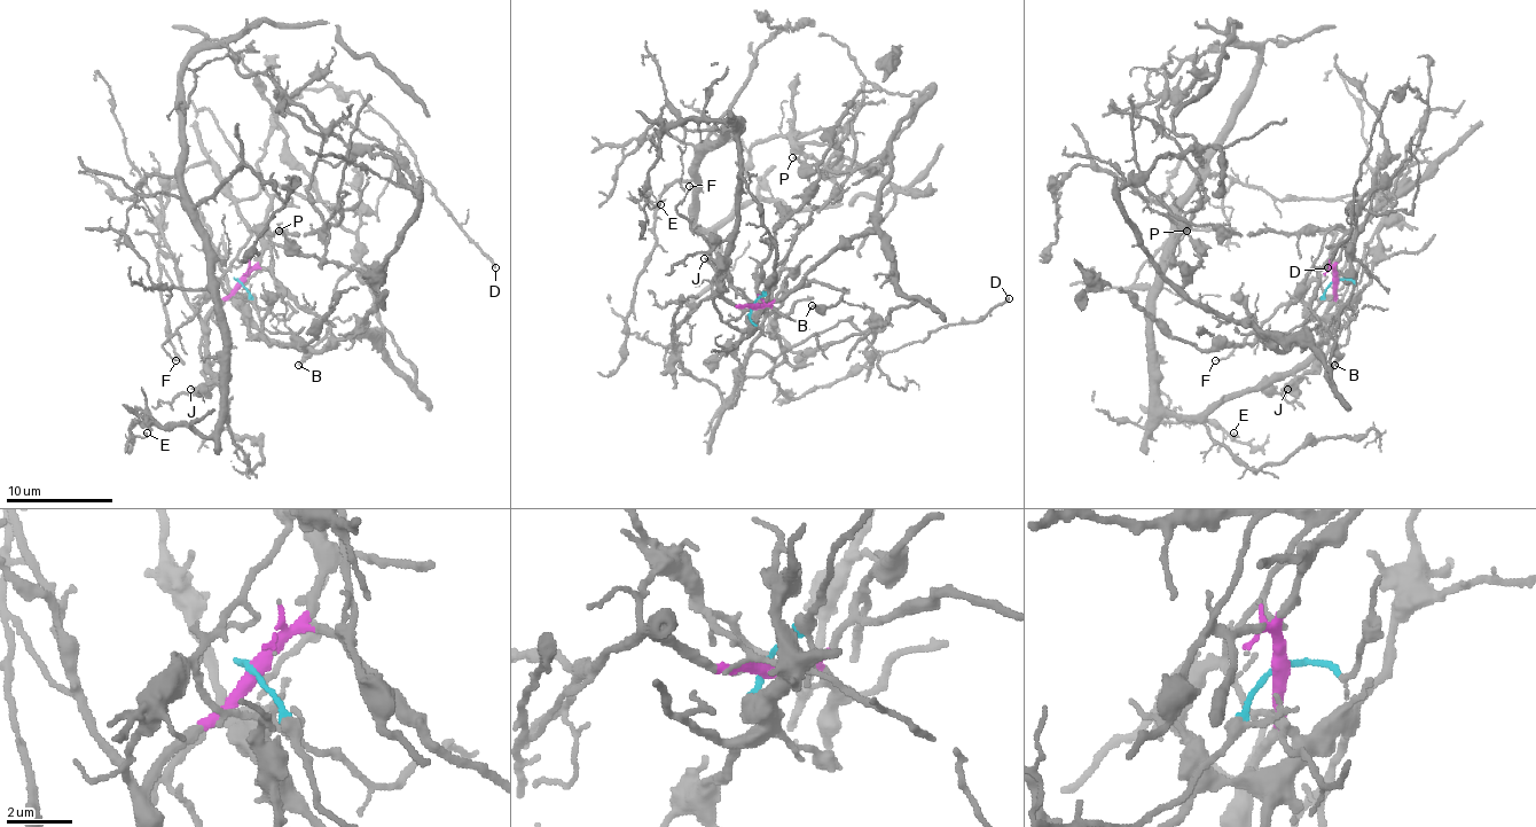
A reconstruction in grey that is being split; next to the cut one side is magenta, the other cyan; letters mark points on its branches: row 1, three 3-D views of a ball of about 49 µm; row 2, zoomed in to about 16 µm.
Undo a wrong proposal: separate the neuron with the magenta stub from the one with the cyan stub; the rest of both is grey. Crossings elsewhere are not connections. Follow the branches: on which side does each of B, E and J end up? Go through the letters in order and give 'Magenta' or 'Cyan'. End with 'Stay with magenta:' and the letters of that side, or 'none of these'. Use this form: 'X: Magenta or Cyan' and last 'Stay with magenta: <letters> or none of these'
B: Magenta
E: Magenta
J: Cyan
Stay with magenta: B, E

